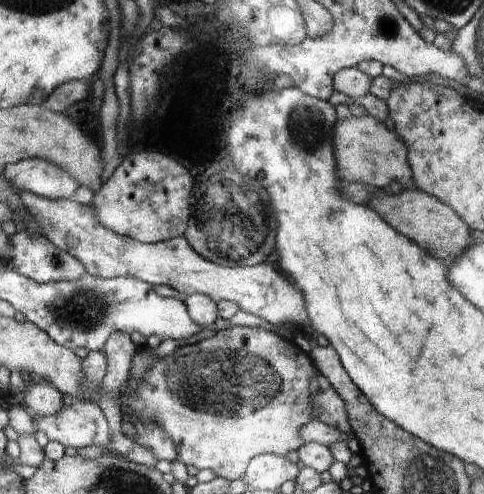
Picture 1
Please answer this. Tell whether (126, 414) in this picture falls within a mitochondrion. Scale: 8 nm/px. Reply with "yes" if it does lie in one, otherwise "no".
no

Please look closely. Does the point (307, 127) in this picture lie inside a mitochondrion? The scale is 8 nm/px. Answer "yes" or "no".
yes

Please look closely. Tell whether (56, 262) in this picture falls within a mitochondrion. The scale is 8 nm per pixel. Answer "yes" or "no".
yes

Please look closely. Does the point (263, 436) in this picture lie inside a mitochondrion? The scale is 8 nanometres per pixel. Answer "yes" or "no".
no

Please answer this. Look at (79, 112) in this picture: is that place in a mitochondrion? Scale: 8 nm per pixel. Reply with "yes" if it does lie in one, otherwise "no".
yes

